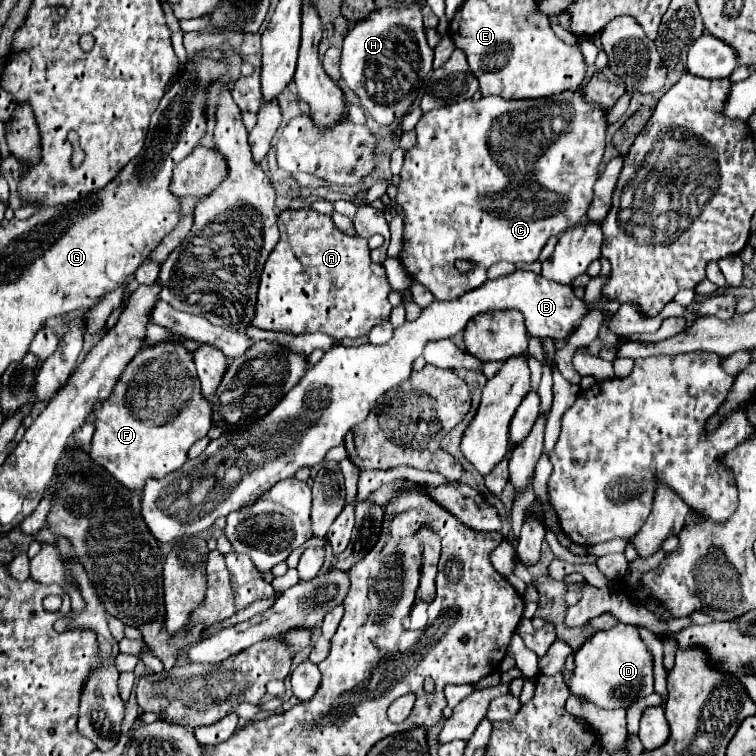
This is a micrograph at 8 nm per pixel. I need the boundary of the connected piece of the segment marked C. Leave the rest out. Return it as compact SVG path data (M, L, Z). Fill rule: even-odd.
M580 90L564 92L560 96L550 96L548 100L504 100L498 96L482 98L478 102L462 100L458 104L422 114L422 118L416 124L416 144L404 156L404 166L400 172L400 184L396 194L396 204L400 206L404 216L404 248L400 252L400 262L404 264L412 280L426 286L436 296L436 300L454 300L470 290L480 288L488 280L486 278L488 268L500 260L512 264L536 262L548 238L558 236L568 228L576 226L586 214L592 202L592 188L598 178L598 166L604 154L604 136L606 136L606 112L596 108L596 104L588 104L584 96L580 96ZM456 260L466 260L472 264L472 268L468 272L462 272L456 268Z

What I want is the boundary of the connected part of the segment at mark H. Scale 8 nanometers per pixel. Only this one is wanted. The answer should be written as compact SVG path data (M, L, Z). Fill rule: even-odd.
M418 4L382 8L364 22L354 24L342 44L340 70L344 82L360 98L362 108L382 126L400 120L420 92L420 84L432 70L434 50L426 44L422 12Z

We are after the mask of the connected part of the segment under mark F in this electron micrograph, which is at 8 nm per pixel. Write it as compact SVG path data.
M160 344L160 348L144 348L144 352L138 352L132 362L126 366L126 370L122 372L122 376L118 378L112 394L108 396L108 400L100 402L96 408L94 408L94 426L96 426L96 432L92 436L92 444L90 444L90 458L100 464L116 482L120 482L122 486L126 486L130 492L138 492L142 494L144 490L144 484L148 478L162 478L174 470L178 470L186 460L188 460L188 450L190 446L204 438L208 434L208 430L212 428L212 408L210 408L210 402L204 400L204 396L200 396L200 380L196 376L196 368L194 368L194 362L192 362L192 356L188 356L188 352L184 352L184 348L176 348L176 344Z

